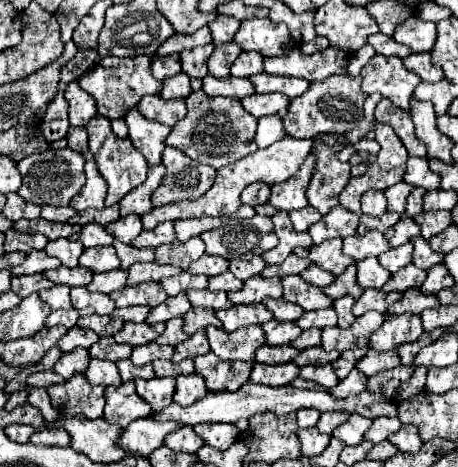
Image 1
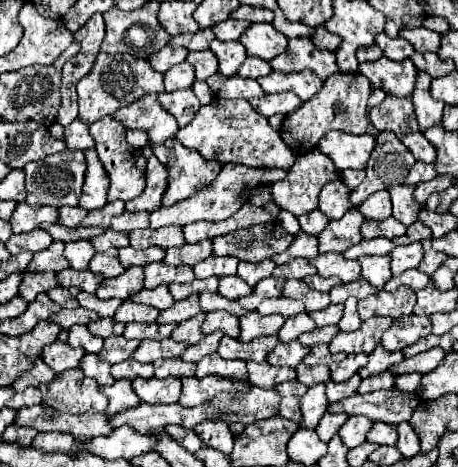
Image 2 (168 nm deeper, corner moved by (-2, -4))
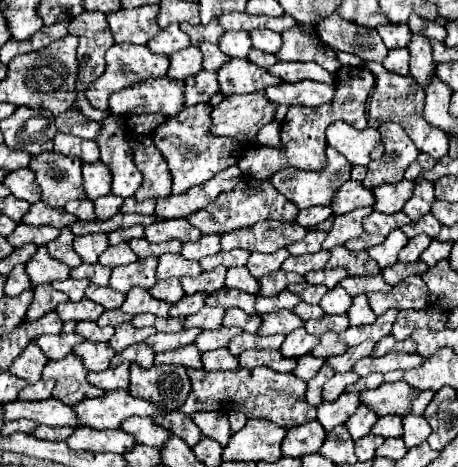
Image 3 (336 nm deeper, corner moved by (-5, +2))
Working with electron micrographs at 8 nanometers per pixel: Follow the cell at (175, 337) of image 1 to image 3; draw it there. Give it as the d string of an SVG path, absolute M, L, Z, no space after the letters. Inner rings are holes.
M204 306L200 312L192 314L186 318L184 328L202 328L202 330L214 330L222 326L222 318L224 318L224 308L220 306Z

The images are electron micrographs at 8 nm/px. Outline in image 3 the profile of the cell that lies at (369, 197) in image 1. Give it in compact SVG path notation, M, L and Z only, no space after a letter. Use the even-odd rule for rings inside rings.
M400 180L396 184L384 184L380 188L374 188L372 190L376 196L374 210L380 210L384 214L400 212L404 204L412 198L412 190L414 190L414 182L410 180Z

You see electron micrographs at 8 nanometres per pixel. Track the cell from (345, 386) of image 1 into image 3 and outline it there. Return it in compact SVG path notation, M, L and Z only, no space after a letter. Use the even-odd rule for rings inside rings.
M352 372L336 374L332 380L328 380L328 382L324 384L324 388L322 388L322 398L328 400L328 402L336 400L336 398L344 392L344 388L346 388L348 384L352 384L354 380L356 380L356 376L354 376Z

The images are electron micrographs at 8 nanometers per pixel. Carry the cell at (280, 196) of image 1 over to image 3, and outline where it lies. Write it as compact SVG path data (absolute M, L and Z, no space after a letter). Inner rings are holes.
M328 148L326 154L328 166L324 172L300 172L298 168L282 168L270 178L270 182L298 208L330 206L340 186L350 180L352 164L334 148Z

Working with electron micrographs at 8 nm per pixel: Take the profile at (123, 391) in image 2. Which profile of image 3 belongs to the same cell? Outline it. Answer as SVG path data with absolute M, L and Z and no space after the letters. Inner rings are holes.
M120 364L104 372L88 372L88 382L102 390L118 390L118 388L126 390L128 388L128 368L130 364Z

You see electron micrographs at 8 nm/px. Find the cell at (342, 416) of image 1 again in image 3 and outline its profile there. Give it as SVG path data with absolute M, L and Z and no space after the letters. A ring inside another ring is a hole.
M342 394L334 402L322 402L318 406L318 422L324 426L326 432L330 432L334 426L344 424L358 408L360 394Z

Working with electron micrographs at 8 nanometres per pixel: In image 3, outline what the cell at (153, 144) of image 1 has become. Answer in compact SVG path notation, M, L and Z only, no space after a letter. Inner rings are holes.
M168 76L148 78L130 88L114 92L108 98L112 114L146 114L162 112L164 116L174 116L184 108L184 80L172 80Z

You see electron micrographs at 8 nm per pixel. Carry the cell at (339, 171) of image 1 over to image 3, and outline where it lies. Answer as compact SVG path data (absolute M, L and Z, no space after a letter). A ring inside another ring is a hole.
M348 180L334 196L332 200L332 212L334 214L346 214L346 212L352 212L356 208L362 208L362 206L374 206L376 198L372 194L372 190L364 188L362 182L356 182L356 180Z

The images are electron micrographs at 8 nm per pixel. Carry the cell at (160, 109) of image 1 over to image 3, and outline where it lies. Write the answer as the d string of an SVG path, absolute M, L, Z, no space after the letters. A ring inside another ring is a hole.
M202 70L200 74L186 78L184 82L186 82L186 92L184 92L186 106L194 106L194 104L200 104L200 102L210 102L210 98L220 92L216 72Z

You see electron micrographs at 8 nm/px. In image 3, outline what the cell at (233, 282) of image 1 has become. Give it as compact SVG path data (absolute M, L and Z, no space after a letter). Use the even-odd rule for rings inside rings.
M242 266L242 268L228 268L226 288L236 288L236 290L250 292L250 294L258 294L260 282L250 276L250 272L248 272L246 266Z

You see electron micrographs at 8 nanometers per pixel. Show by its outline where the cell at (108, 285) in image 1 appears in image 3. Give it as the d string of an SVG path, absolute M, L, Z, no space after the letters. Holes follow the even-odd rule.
M154 256L136 260L126 266L116 266L116 270L112 270L110 276L110 286L124 294L134 286L148 290L152 288L152 284L156 284L156 266L158 266L158 258Z

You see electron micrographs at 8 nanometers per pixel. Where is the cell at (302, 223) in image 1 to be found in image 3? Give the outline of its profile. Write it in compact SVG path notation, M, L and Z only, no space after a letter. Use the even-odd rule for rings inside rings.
M310 206L310 208L300 210L296 222L298 222L300 226L304 226L304 228L310 230L310 228L314 228L316 224L324 222L330 214L332 214L332 208L328 208L328 206Z

